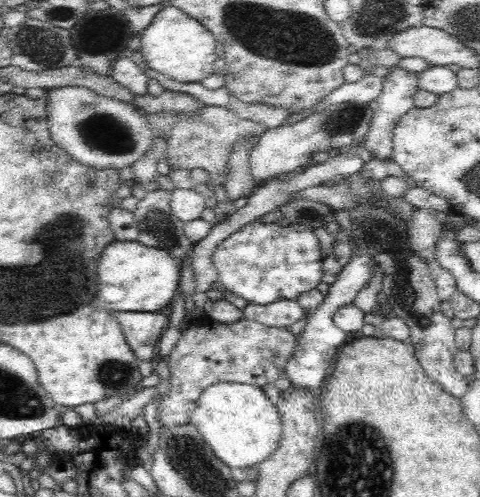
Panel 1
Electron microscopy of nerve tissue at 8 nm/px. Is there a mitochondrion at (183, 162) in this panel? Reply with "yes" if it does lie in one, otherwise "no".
no

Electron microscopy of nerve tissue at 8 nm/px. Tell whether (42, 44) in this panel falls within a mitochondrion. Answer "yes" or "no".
yes

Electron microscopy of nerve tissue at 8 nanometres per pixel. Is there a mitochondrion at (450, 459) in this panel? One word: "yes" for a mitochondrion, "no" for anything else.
no

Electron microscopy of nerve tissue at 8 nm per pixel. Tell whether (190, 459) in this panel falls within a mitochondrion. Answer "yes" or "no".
yes

